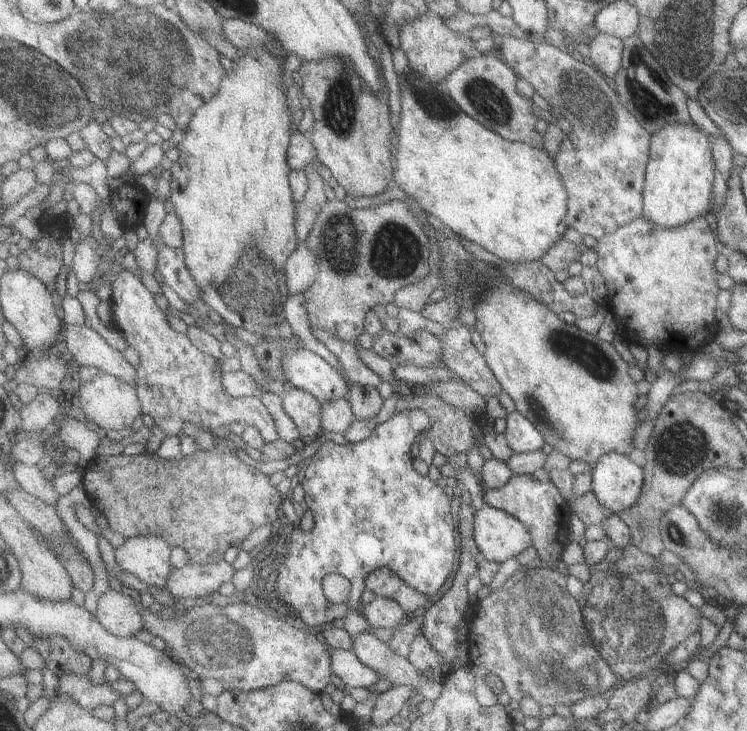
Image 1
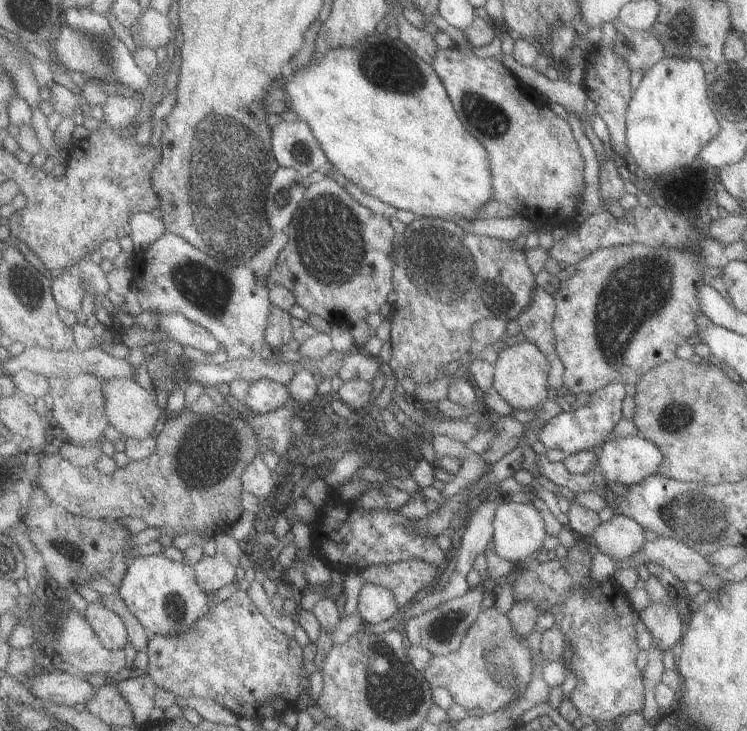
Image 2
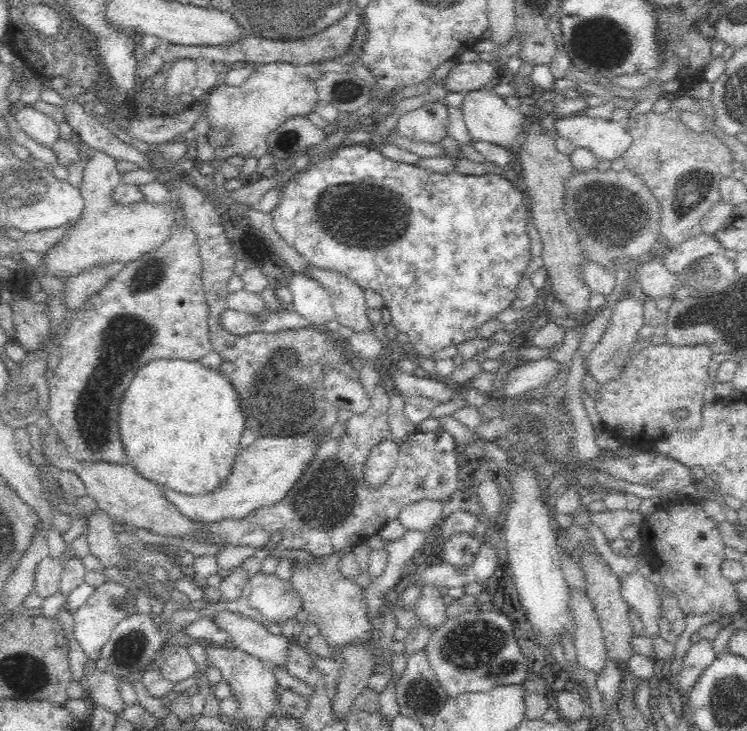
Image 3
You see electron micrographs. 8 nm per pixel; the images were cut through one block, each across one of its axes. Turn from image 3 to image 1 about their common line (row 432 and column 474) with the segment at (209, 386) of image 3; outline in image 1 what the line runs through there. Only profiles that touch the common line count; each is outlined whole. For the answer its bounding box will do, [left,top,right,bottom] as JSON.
[393,68,569,264]

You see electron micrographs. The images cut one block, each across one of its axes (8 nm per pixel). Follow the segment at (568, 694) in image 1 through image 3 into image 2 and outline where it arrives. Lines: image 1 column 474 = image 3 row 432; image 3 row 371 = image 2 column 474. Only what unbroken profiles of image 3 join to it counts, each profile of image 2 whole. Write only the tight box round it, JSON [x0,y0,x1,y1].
[425,608,531,714]

